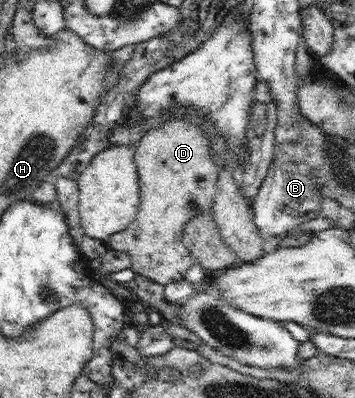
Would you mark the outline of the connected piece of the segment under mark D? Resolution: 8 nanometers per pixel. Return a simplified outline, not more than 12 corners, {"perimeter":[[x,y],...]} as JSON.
{"perimeter":[[165,119],[135,146],[137,216],[108,248],[163,286],[194,264],[183,226],[211,212],[210,129]]}

